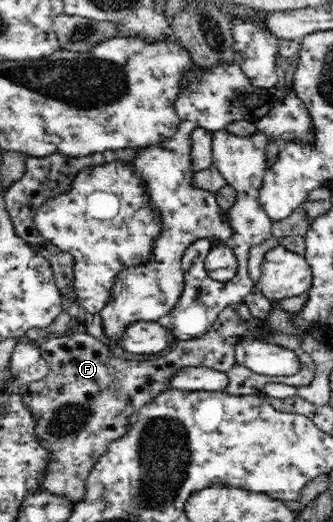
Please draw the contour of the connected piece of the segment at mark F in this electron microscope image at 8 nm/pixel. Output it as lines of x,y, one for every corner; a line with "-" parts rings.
244,301
233,302
220,311
220,315
202,337
175,340
174,351
152,361
124,361
119,354
87,333
73,332
67,336
44,339
38,343
40,353
48,362
50,373
41,381
28,384
24,397
32,409
40,409
40,437
48,441
52,461
44,489
73,502
84,497
87,477
94,464
106,454
108,447
123,437
132,421
156,395
168,389
182,368
210,368
228,375
225,393
230,395
263,395
268,383
282,383
304,387
314,381
315,363
301,347
304,335
274,332
264,339
281,345
297,355
300,369
292,377
266,377
253,373
247,366
235,363
235,349
246,335
256,331
262,319
256,319

